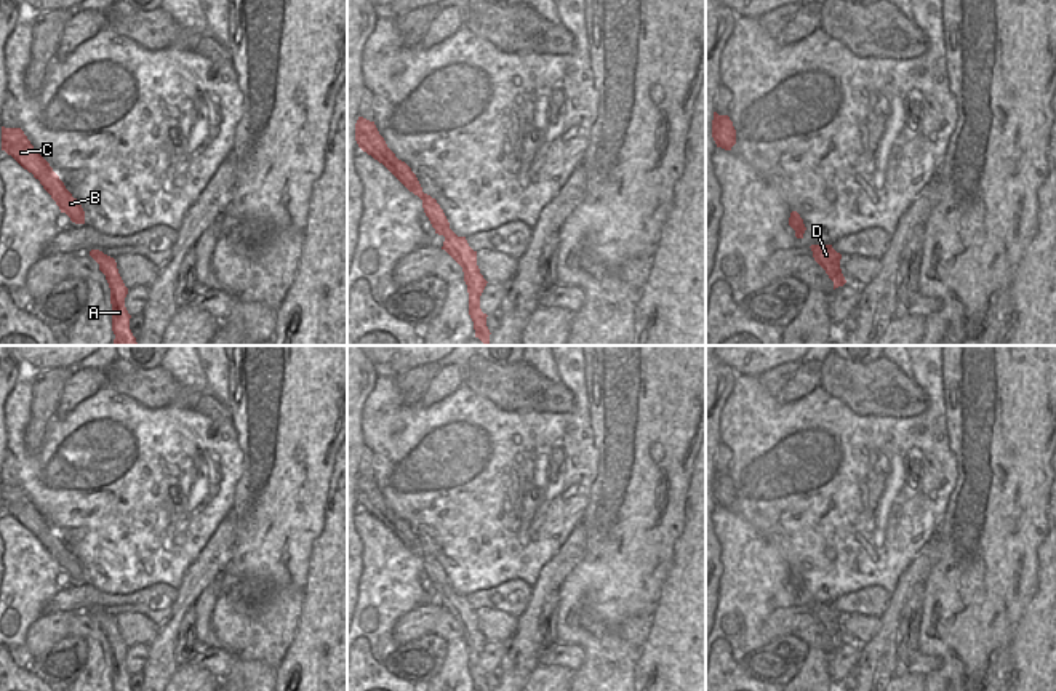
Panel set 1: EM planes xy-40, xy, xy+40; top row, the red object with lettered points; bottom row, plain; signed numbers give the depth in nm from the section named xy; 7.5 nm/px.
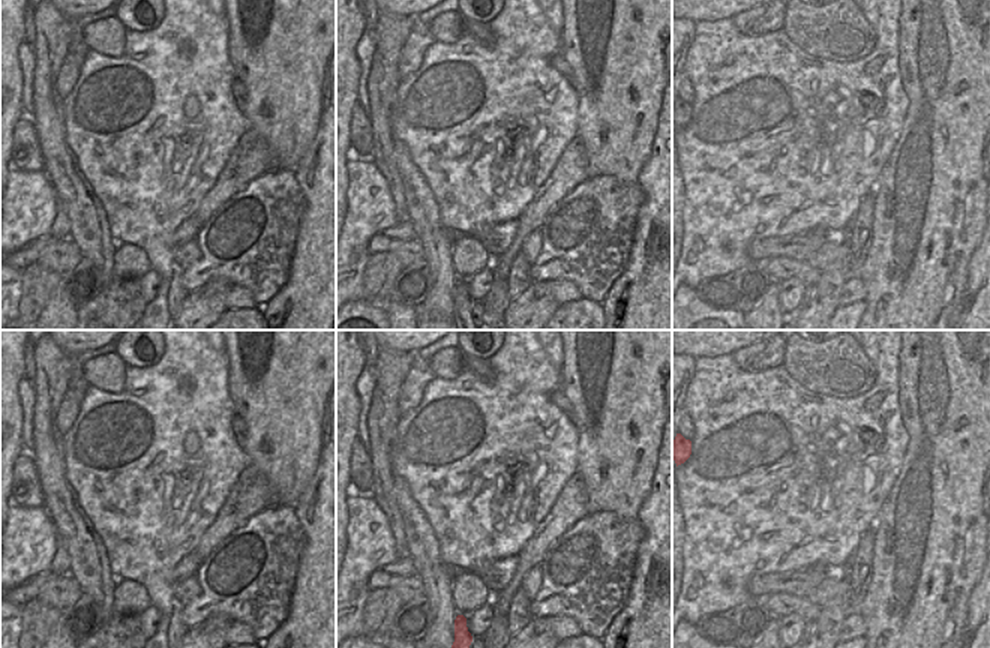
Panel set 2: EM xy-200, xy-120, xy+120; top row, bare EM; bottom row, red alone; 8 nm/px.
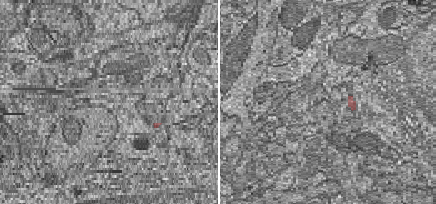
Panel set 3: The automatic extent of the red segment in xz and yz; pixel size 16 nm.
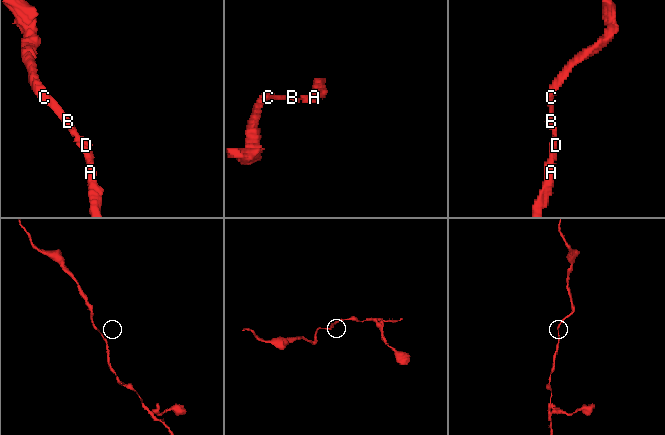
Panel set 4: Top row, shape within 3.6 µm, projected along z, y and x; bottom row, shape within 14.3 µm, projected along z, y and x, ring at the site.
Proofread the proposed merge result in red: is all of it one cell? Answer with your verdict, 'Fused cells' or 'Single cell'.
Single cell.

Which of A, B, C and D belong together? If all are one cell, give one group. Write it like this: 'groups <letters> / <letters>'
groups A B C D

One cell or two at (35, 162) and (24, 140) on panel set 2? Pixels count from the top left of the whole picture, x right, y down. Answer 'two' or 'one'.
one

